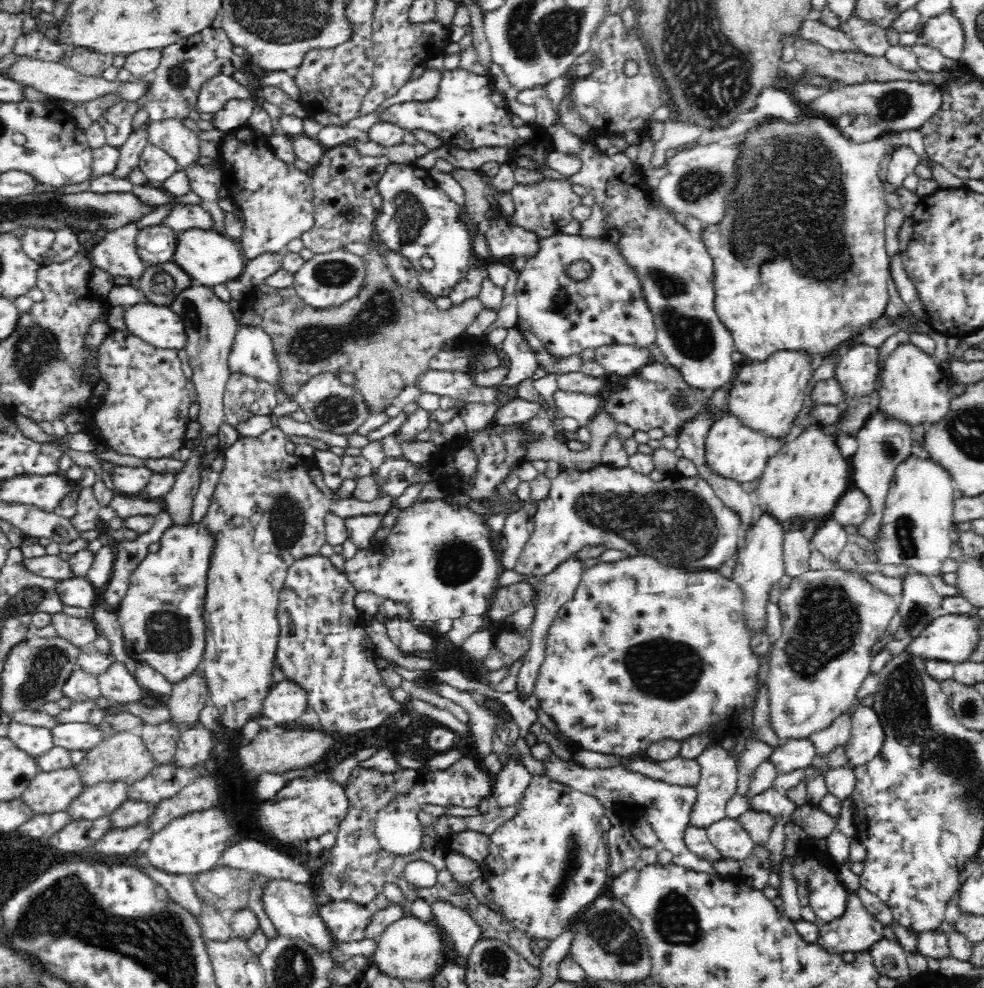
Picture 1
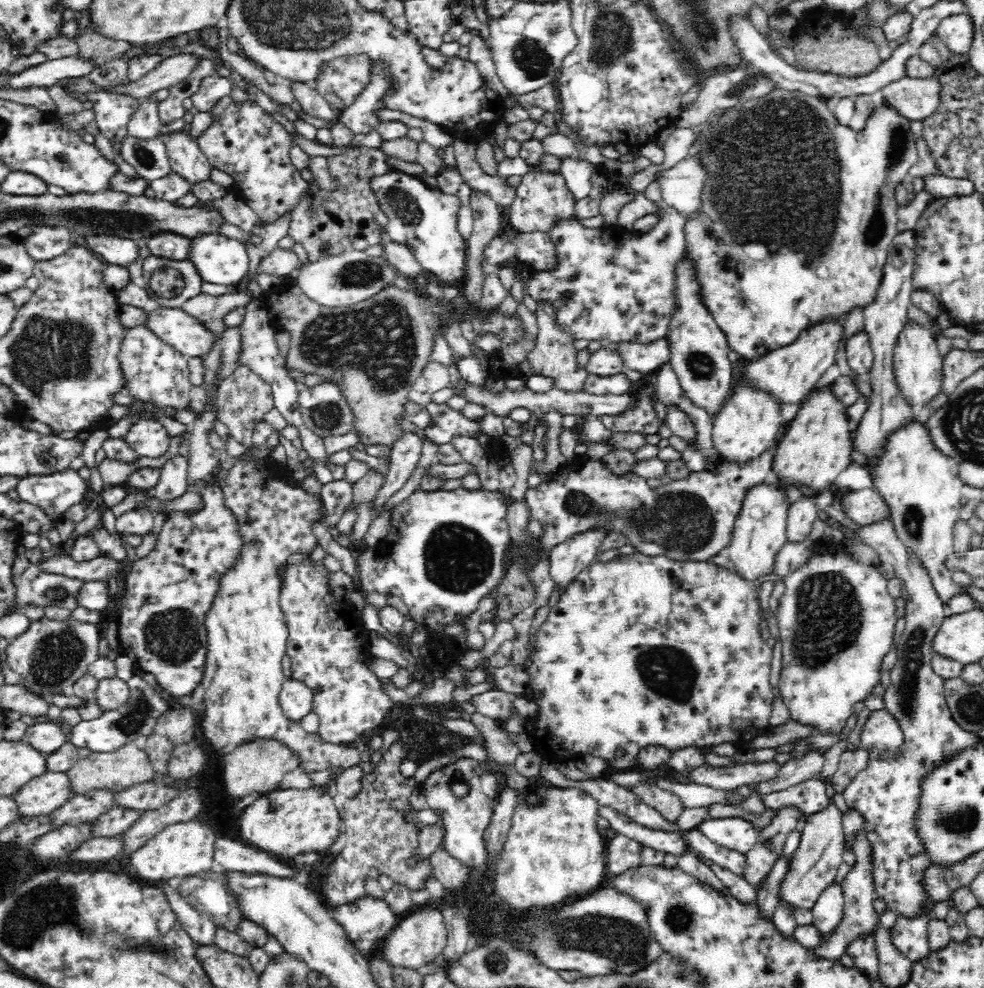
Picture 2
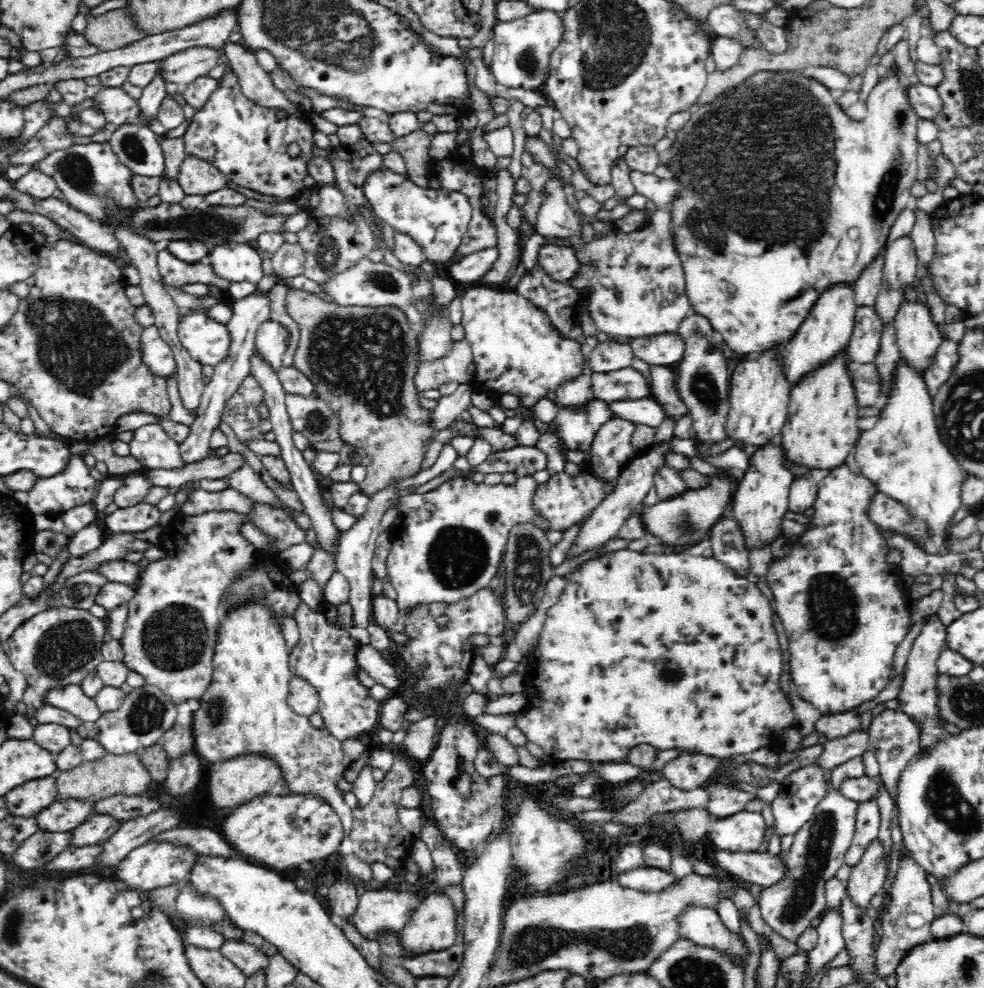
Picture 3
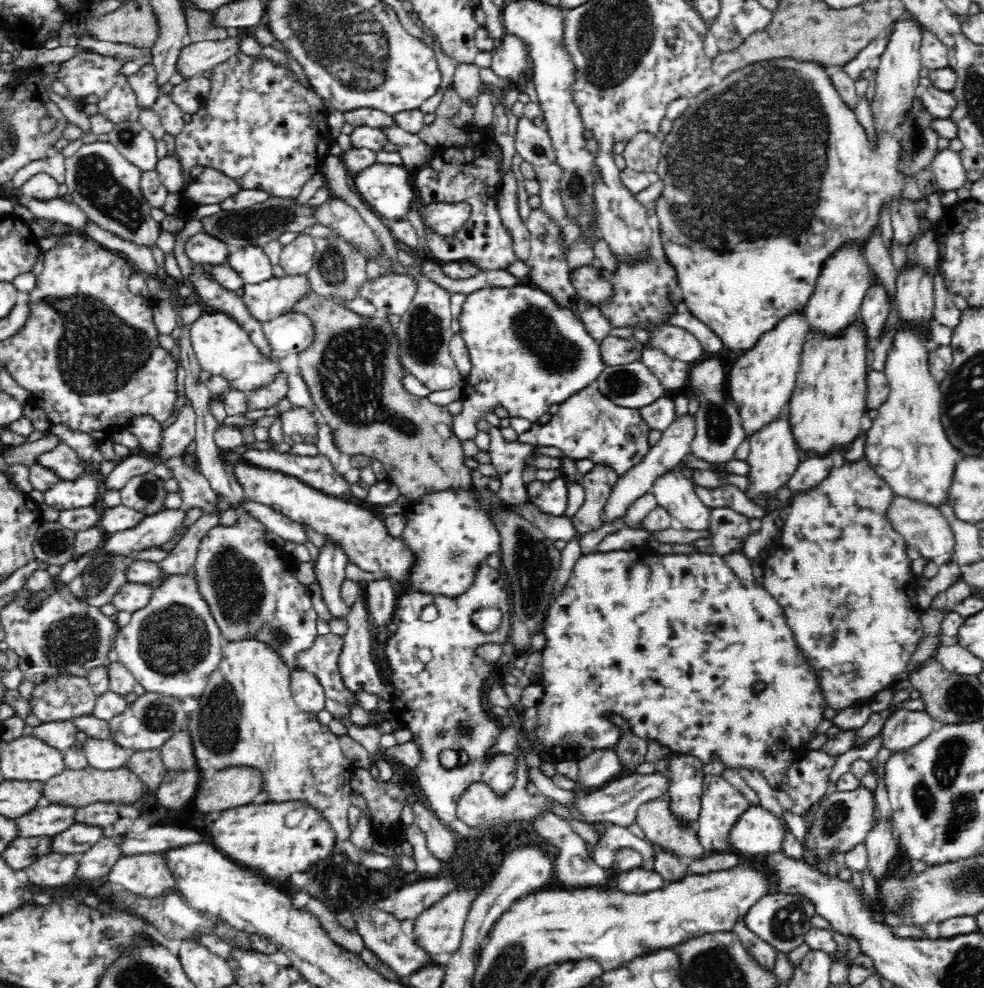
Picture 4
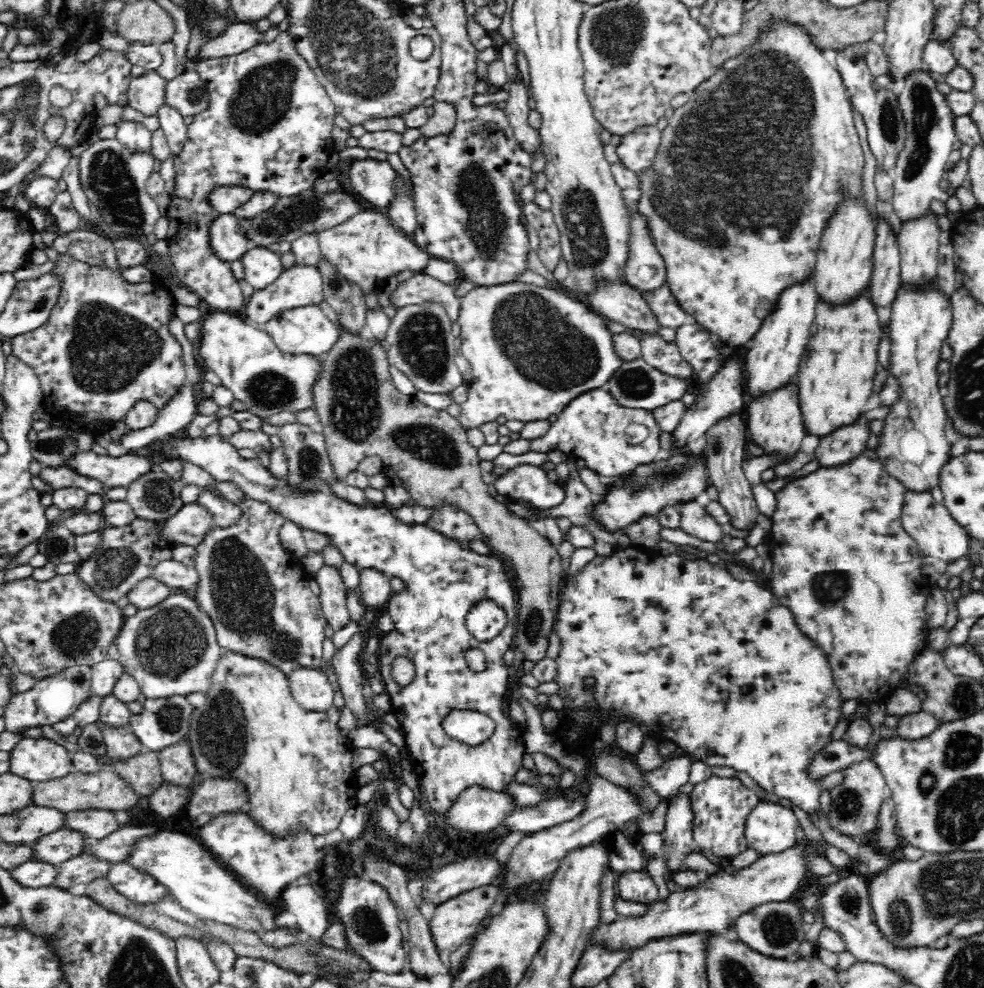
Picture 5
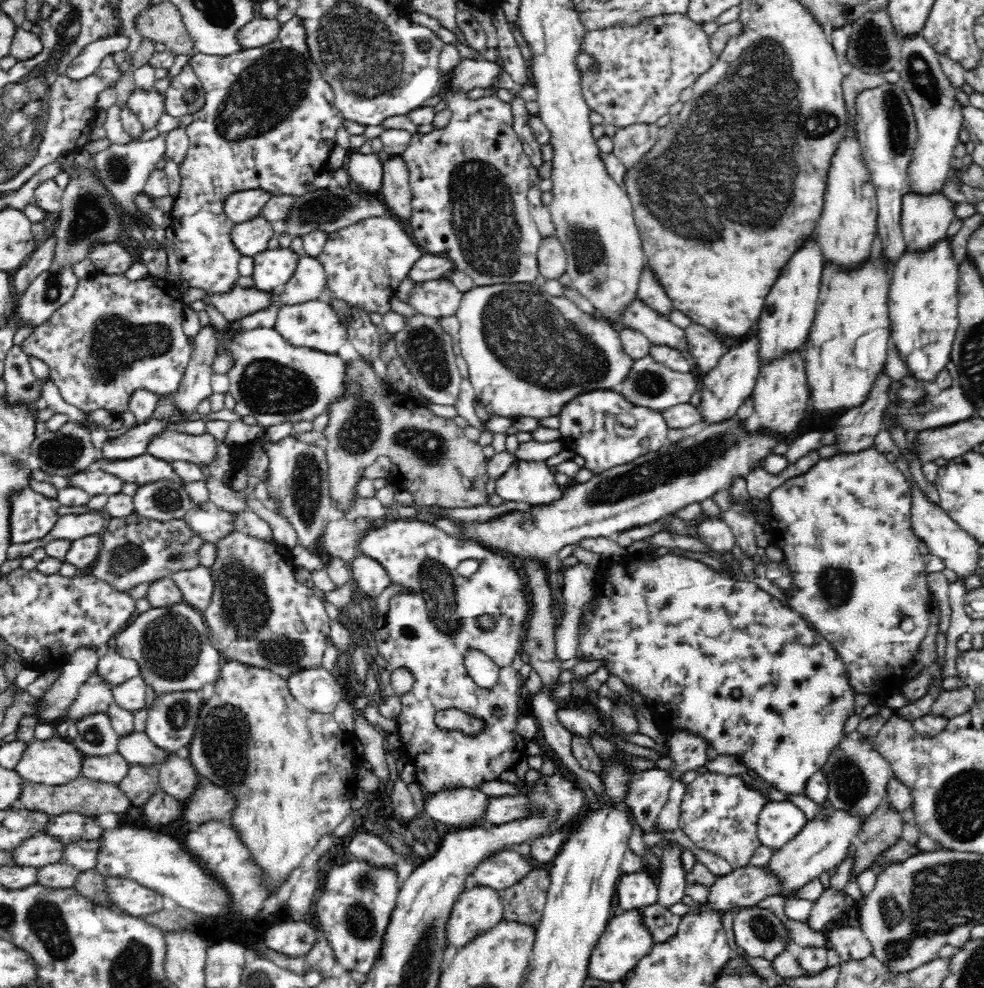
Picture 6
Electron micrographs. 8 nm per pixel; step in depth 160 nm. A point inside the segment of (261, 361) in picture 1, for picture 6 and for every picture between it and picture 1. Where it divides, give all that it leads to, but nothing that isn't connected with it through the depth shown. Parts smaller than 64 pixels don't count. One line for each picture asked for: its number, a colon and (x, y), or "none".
2: (259, 352)
3: (270, 341)
4: (290, 333)
5: (306, 330)
6: (314, 324)

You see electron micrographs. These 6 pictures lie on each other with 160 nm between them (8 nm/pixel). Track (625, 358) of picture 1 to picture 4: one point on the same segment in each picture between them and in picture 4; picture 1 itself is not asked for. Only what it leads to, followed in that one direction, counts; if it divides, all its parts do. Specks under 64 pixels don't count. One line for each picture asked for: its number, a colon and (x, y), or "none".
2: (645, 358)
3: (665, 349)
4: (679, 344)

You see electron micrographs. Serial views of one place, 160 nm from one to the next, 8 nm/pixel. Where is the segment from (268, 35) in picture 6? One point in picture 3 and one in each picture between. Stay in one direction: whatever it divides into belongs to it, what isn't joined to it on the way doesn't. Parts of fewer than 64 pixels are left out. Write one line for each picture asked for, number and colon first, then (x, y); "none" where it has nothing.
3: (182, 68)
4: (195, 58)
5: (238, 37)

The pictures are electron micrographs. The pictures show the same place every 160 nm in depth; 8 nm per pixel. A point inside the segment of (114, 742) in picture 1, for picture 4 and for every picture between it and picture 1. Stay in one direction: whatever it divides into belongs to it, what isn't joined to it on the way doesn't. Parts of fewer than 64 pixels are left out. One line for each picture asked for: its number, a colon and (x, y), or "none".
2: (116, 770)
3: (112, 774)
4: (78, 788)

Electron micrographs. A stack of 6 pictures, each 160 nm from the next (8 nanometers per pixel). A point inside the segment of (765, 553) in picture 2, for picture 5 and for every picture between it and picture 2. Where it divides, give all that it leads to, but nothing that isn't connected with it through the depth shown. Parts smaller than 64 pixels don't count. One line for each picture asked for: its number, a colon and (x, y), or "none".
3: (760, 504)
4: (773, 459)
5: (774, 424)

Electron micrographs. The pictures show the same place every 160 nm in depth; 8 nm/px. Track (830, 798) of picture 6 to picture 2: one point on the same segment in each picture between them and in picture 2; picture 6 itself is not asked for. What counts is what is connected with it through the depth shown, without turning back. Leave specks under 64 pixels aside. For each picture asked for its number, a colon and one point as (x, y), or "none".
2: (814, 864)
3: (788, 906)
4: (842, 820)
5: (855, 804)

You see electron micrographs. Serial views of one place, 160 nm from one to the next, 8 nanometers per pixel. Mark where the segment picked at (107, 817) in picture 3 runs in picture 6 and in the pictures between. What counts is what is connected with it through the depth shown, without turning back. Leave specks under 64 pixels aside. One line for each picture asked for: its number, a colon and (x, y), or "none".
4: (80, 837)
5: (58, 847)
6: (43, 849)

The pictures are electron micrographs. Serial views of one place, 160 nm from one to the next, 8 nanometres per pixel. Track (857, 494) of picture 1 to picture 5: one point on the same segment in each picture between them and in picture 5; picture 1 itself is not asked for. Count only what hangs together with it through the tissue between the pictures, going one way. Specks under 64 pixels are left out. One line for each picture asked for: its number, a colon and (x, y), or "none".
2: (866, 506)
3: (887, 514)
4: (923, 527)
5: (936, 533)

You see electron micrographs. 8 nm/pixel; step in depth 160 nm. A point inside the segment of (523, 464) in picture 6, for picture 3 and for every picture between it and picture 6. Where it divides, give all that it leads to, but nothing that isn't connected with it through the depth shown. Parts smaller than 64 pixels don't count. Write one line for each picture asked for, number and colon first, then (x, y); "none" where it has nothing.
3: (565, 501)
4: (551, 497)
5: (530, 483)

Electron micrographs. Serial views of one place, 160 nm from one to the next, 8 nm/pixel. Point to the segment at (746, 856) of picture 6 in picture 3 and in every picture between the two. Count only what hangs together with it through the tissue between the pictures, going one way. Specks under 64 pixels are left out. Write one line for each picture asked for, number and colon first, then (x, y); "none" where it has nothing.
3: (724, 800)
4: (721, 803)
5: (720, 804)

